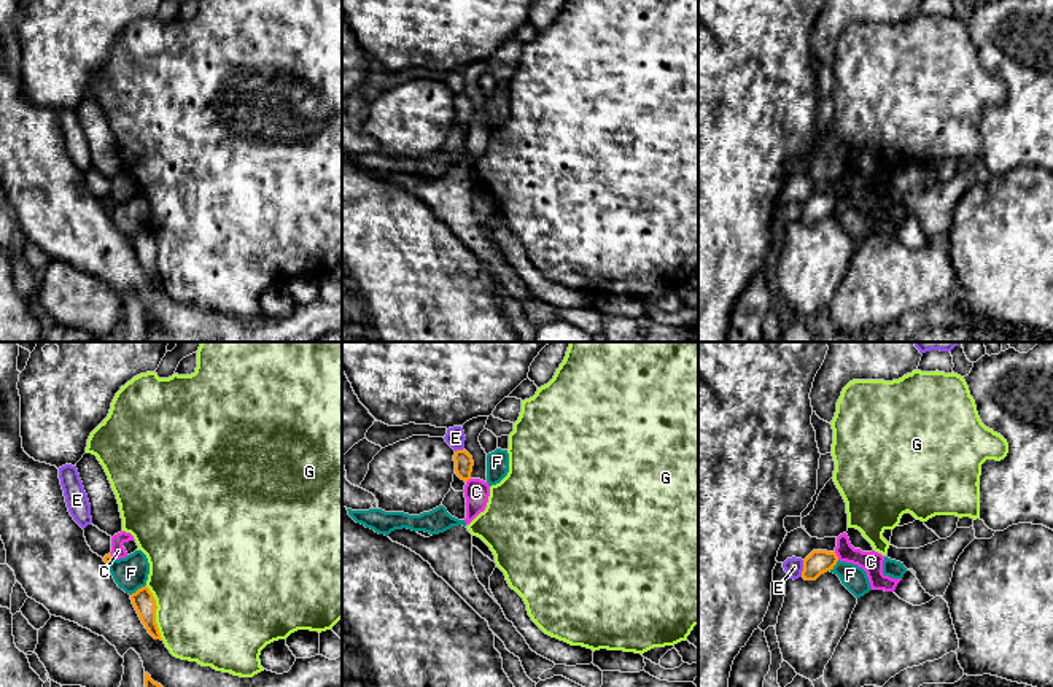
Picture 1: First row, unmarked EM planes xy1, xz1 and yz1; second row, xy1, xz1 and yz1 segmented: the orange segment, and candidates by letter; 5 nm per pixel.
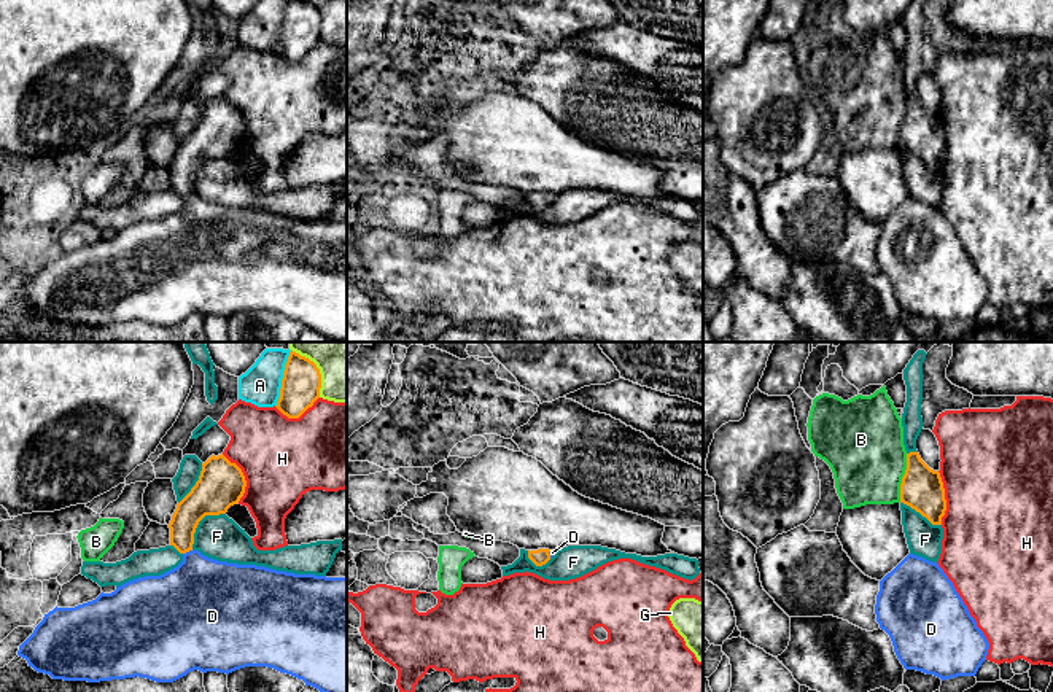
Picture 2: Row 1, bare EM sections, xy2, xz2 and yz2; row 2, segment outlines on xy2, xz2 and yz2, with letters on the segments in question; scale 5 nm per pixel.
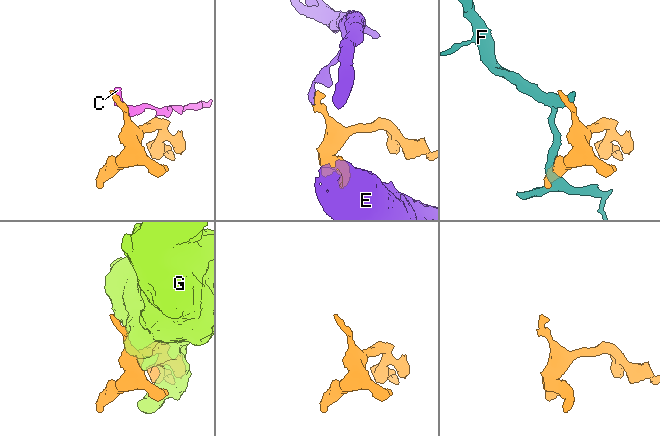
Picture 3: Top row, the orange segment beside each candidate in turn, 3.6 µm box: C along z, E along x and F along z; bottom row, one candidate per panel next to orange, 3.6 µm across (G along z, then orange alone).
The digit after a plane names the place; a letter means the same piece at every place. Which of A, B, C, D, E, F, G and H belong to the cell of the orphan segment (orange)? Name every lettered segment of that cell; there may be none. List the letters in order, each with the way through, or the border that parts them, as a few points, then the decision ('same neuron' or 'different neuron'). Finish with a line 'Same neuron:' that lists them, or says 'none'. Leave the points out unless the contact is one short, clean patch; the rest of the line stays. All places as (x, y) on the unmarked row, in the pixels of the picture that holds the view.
A: different neuron
B: different neuron
C: along yz1 (834, 196), (839, 202) | different neuron
D: across xy2 (198, 147), (186, 159), (188, 194), (201, 229), (201, 242) | same neuron
E: along yz1 (804, 204), (800, 220) | different neuron
F: different neuron
G: different neuron
H: different neuron
Same neuron: D

